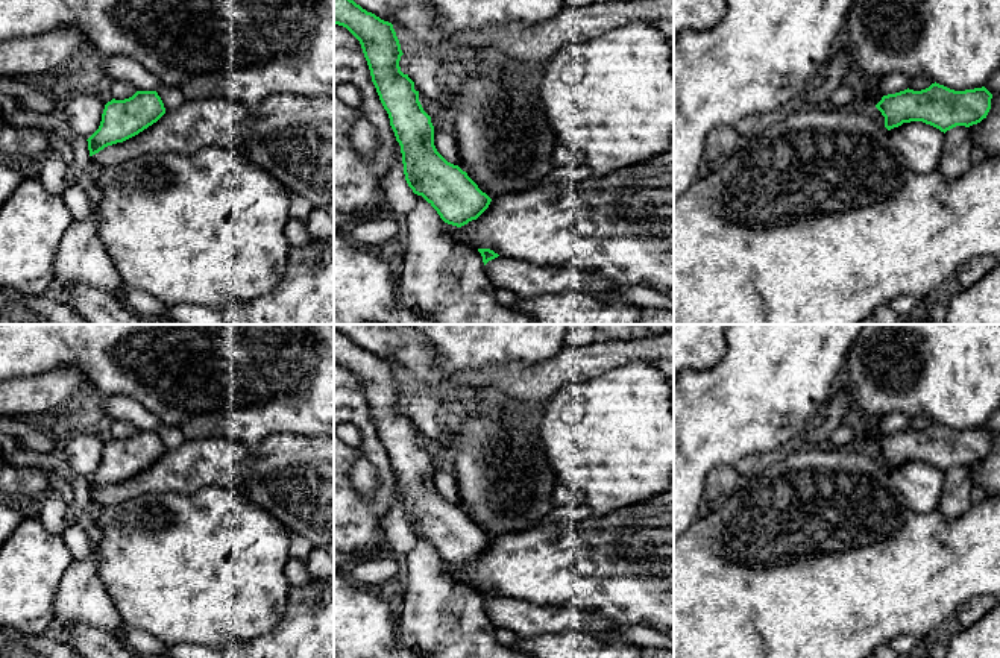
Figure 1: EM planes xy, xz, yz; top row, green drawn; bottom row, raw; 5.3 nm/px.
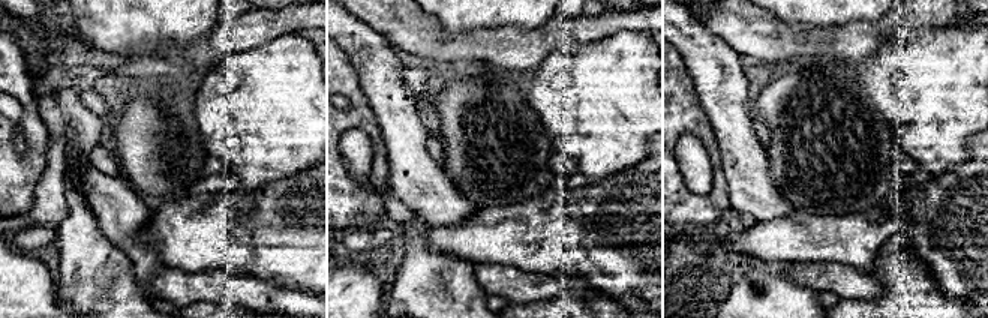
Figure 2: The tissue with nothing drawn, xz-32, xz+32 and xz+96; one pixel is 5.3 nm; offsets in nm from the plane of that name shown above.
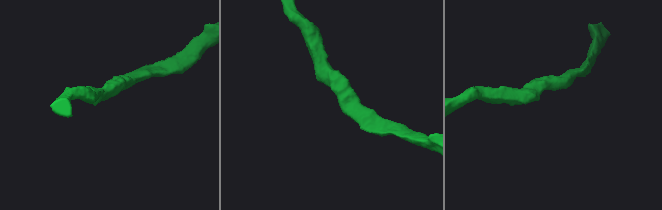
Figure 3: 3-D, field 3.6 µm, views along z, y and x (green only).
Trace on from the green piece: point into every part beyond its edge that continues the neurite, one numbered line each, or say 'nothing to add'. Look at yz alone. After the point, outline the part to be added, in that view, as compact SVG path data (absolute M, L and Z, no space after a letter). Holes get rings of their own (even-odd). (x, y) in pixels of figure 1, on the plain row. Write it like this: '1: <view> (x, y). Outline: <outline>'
nothing to add

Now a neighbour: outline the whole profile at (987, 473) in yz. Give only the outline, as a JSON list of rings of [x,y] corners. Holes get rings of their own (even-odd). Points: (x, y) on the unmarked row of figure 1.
[[[1000,431],[992,432],[988,455],[970,465],[970,475],[973,487],[982,487],[988,496],[1000,496]]]

